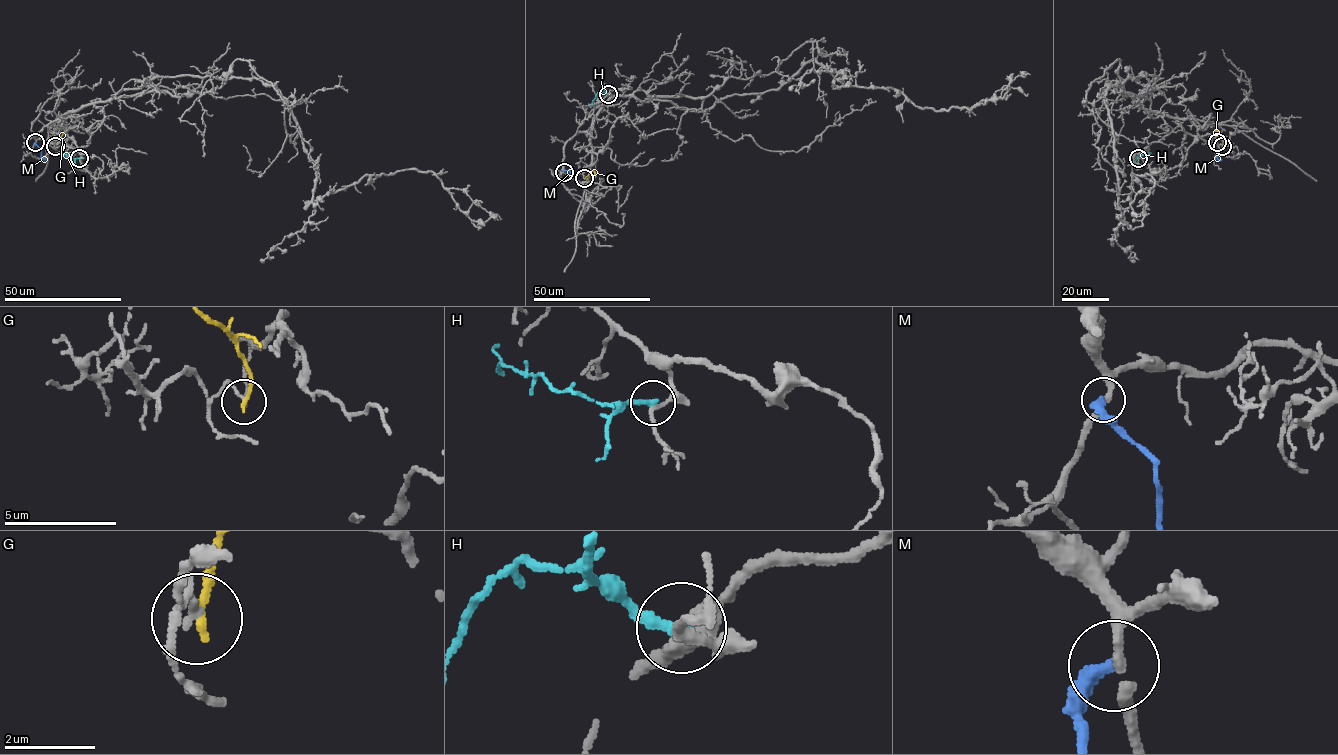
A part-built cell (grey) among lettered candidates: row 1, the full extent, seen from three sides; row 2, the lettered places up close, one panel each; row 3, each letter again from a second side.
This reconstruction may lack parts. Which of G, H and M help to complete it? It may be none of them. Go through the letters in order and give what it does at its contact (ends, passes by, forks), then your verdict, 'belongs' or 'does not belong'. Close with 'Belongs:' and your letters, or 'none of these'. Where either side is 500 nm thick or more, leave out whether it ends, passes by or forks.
G: it ends | does not belong
H: it ends | does not belong
M: it ends | does not belong
Belongs: none of these

